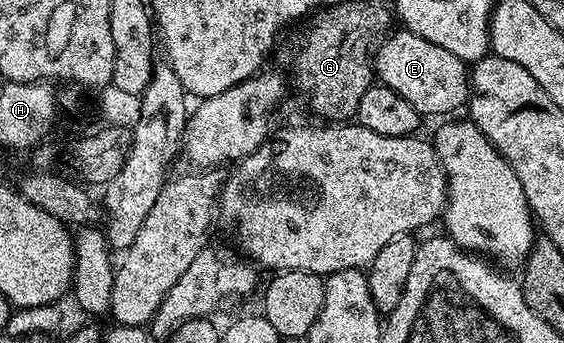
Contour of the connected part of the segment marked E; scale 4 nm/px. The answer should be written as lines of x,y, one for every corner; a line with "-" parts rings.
403,28
389,33
377,46
374,74
383,85
394,88
402,100
410,100
421,116
452,116
455,110
463,111
470,101
470,70
465,62
454,52
446,52
446,48
438,48
438,44
430,44
430,40

